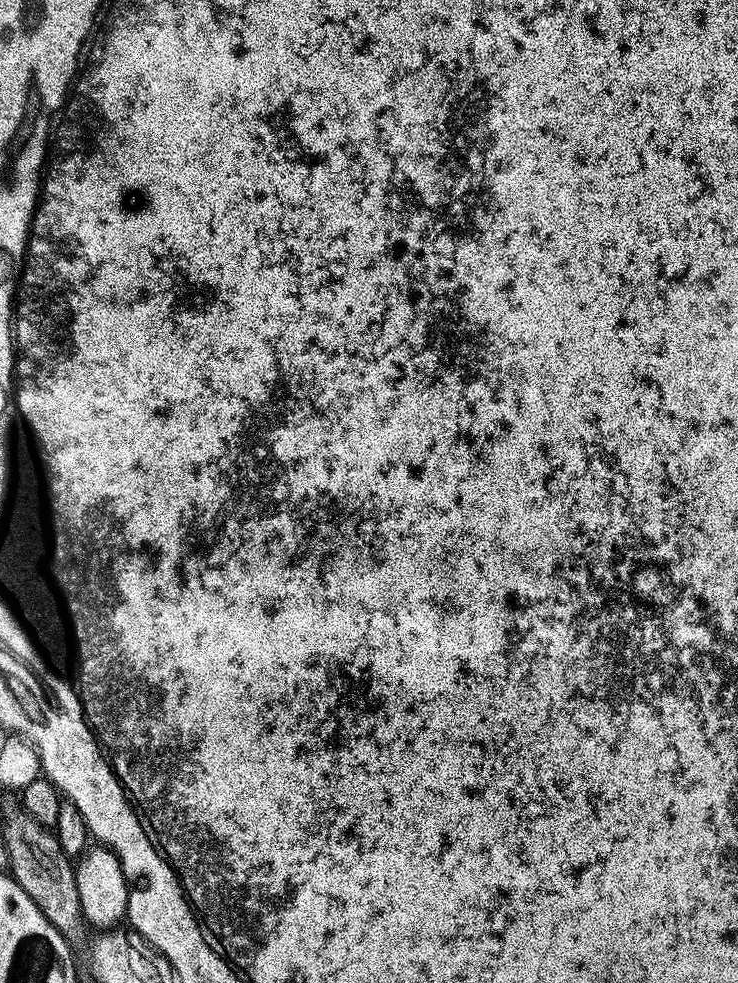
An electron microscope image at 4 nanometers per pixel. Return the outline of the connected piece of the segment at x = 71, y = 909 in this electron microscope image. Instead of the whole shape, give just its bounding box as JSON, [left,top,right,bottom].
[2,810,86,949]

